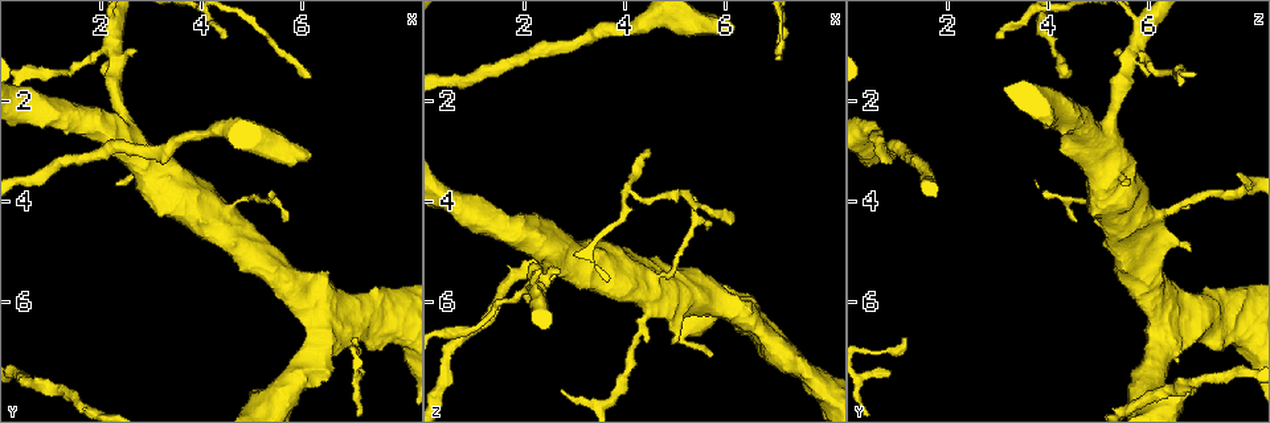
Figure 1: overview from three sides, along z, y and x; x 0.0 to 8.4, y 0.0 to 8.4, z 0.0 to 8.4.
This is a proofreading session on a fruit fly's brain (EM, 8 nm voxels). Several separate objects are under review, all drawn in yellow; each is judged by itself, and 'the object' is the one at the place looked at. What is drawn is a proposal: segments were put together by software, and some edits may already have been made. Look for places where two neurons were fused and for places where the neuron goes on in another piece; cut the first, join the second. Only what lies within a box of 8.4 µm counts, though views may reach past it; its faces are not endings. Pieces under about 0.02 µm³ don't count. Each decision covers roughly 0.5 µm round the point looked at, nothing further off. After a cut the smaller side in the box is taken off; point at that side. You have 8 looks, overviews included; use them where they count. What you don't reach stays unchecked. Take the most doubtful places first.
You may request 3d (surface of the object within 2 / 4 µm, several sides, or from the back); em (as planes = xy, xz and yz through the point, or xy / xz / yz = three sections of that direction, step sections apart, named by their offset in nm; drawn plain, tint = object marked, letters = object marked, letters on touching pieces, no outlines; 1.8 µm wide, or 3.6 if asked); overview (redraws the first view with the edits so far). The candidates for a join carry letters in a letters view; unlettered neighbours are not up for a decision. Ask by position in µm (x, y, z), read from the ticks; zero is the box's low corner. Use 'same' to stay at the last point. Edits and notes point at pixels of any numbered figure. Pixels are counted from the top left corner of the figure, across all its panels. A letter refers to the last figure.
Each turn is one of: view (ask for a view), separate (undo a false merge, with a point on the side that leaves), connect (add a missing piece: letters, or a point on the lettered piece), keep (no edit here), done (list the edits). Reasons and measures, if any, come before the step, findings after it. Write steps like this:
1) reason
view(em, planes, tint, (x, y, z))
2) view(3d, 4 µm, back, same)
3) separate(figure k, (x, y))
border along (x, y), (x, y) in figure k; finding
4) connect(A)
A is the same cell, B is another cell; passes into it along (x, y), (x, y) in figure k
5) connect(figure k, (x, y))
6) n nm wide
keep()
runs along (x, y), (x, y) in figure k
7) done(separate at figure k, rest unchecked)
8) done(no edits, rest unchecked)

sharp bend
view(em, yz, step 8, letters, (2.15, 1.00, 5.75))

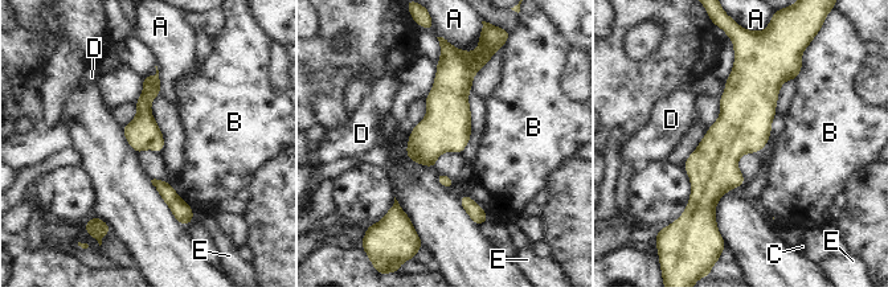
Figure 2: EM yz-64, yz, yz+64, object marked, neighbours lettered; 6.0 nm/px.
200 nm wide
keep()
A, B, C, D and E are other cells; runs along (753, 62), (710, 212) in figure 2; one neuron here

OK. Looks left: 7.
view(em, planes, plain, (6.10, 3.05, 0.75))

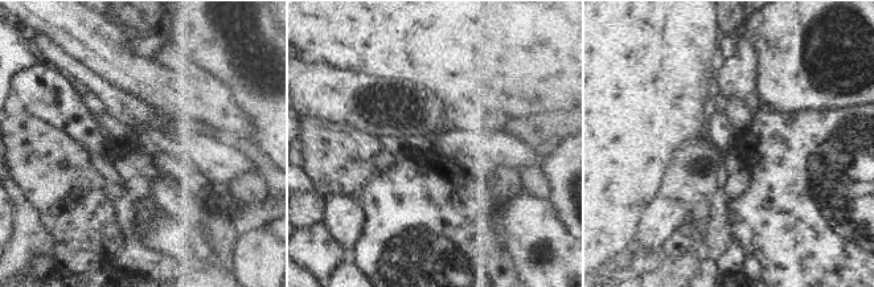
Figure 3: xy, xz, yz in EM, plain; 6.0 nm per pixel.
view(em, planes, letters, same)

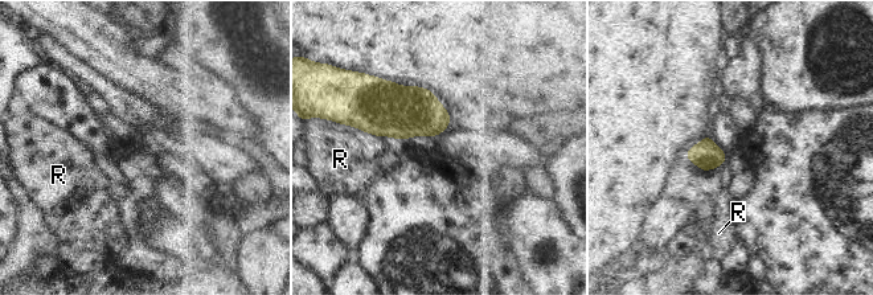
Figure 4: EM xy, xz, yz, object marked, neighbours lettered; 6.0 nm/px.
keep()
R is another cell; none of them fits

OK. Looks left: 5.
thin end
view(em, xy, step 16, letters, (4.45, 0.75, 2.90))

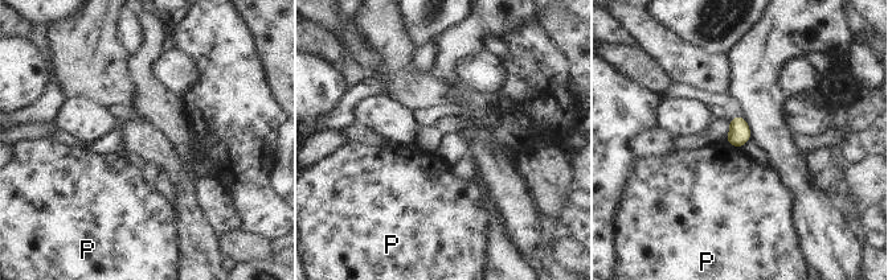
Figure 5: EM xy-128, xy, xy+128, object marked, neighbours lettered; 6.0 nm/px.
view(em, planes, letters, same)

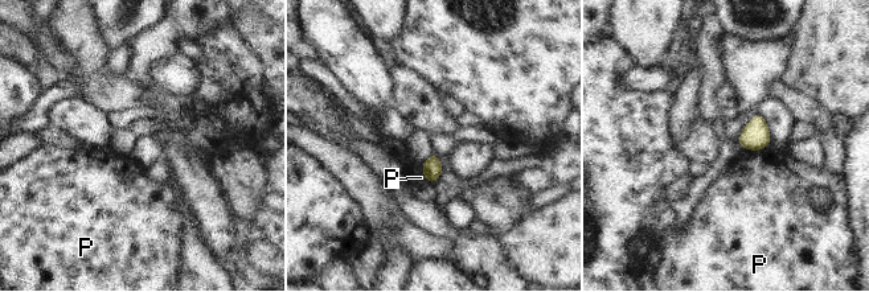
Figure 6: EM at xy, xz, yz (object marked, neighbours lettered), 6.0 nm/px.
120 nm wide
keep()
P is another cell; border along (419, 164), (426, 180) in figure 6; no lettered piece goes on from it

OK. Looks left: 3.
done(no edits, rest unchecked)

